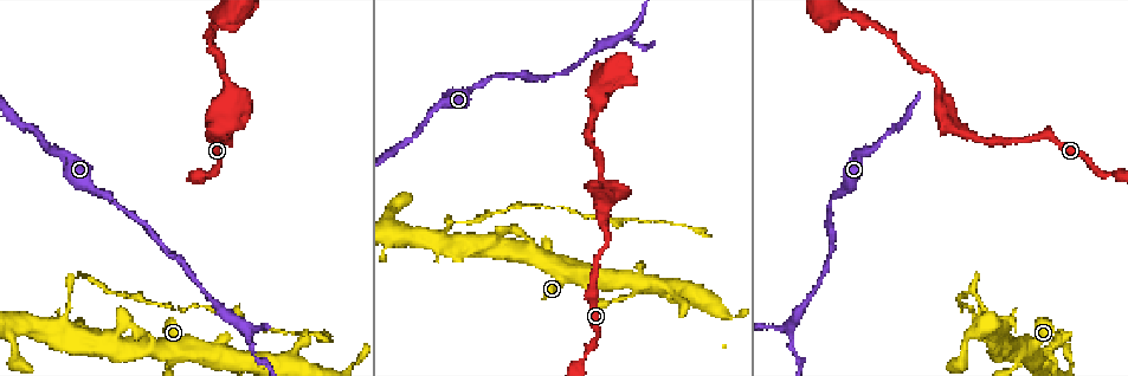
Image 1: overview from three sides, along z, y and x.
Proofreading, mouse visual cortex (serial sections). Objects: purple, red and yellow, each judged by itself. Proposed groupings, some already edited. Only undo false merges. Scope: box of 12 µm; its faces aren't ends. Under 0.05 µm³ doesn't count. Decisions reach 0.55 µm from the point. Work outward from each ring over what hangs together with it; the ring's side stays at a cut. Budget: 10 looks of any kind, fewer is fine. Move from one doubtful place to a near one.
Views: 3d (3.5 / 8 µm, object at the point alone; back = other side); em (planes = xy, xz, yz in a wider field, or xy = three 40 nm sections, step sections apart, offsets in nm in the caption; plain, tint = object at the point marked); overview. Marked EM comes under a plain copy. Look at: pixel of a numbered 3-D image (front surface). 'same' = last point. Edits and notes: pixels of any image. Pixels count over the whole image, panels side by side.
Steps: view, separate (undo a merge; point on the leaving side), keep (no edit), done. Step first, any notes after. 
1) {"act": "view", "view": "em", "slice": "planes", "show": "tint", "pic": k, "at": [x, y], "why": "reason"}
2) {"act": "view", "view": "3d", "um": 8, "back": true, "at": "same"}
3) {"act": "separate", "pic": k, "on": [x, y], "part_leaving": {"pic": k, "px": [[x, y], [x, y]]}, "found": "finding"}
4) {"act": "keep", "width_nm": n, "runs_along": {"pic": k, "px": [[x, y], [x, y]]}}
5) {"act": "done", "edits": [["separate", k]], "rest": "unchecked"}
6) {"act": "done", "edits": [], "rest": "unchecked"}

{"act": "view", "view": "3d", "um": 3.5, "pic": 1, "at": [84, 276]}

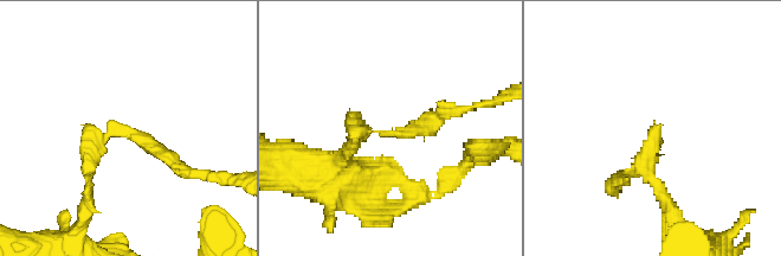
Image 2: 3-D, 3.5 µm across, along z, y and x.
{"act": "view", "view": "em", "slice": "xy", "step": 2, "show": "tint", "pic": 2, "at": [654, 133], "arm_widths_nm": [150, 200], "why": "now the EM"}

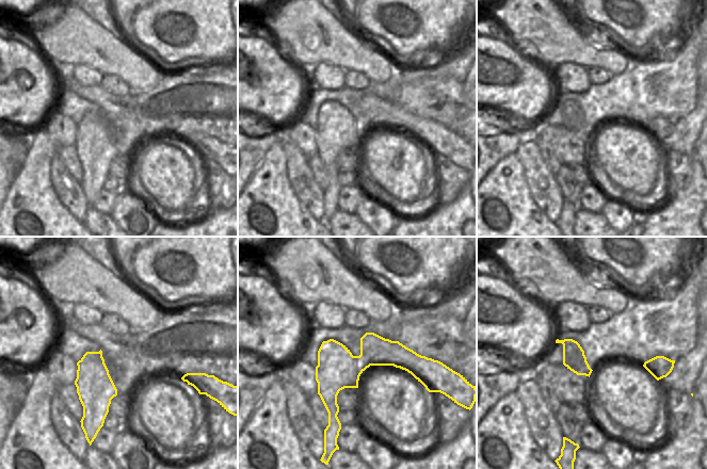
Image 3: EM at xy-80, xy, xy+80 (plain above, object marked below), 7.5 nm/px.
{"act": "view", "view": "em", "slice": "xy", "step": 5, "show": "tint", "at": "same"}

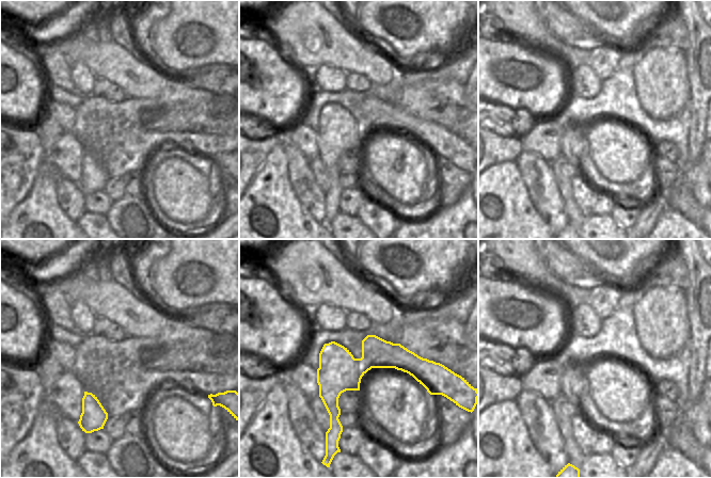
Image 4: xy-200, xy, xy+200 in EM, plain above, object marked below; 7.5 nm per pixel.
{"act": "separate", "pic": 2, "on": [411, 133], "part_leaving": {"pic": 2, "px": [[370, 130], [406, 134], [472, 107]]}, "found": "two cells meet here"}

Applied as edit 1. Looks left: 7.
{"act": "view", "view": "3d", "um": 3.5, "pic": 1, "at": [395, 234], "why": "abrupt turn"}

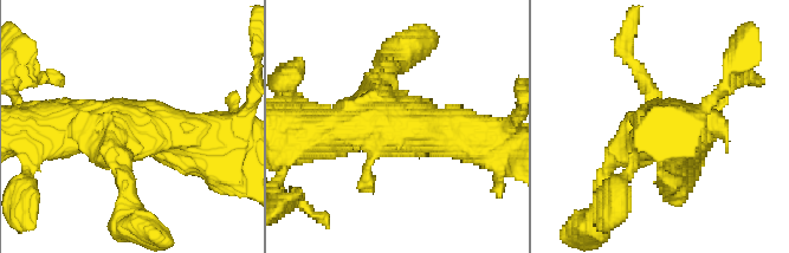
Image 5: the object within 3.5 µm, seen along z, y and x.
{"act": "keep", "runs_along": {"pic": 5, "px": [[470, 136], [389, 122], [386, 67]]}, "found": "all the same cell"}

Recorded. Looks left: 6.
{"act": "view", "view": "3d", "um": 3.5, "back": true, "pic": 1, "at": [604, 196], "why": "branch point"}

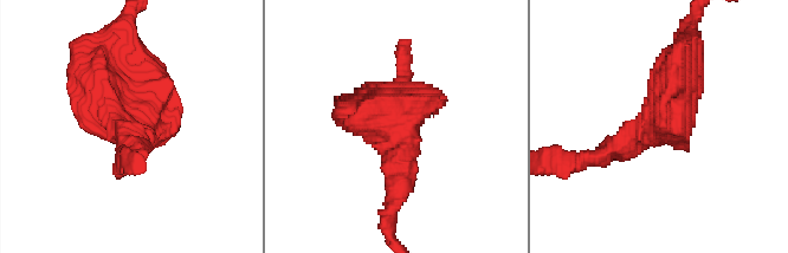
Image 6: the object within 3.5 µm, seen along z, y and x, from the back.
{"act": "view", "view": "em", "slice": "xy", "step": 1, "show": "tint", "pic": 6, "at": [386, 123]}

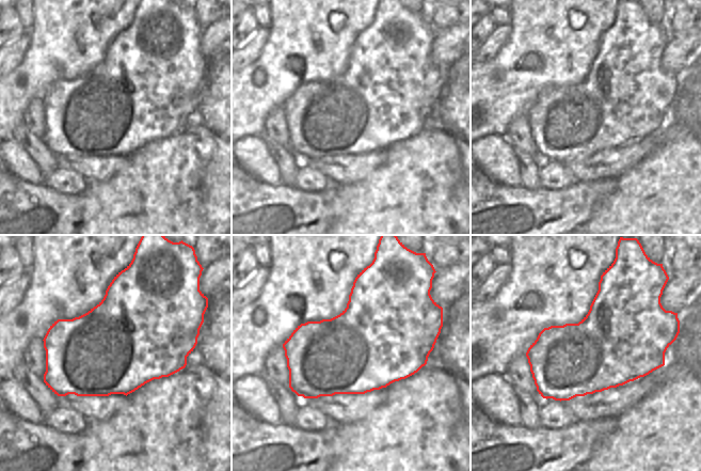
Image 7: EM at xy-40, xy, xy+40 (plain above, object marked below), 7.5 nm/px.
{"act": "keep", "runs_along": {"pic": 6, "px": [[599, 160], [669, 116], [686, 53]]}, "found": "one cell here"}

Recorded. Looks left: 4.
{"act": "view", "view": "overview", "why": "redraw"}

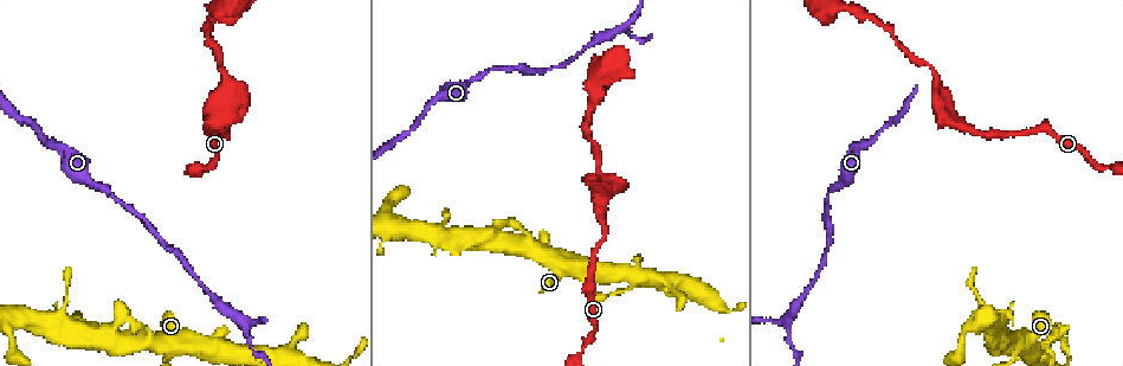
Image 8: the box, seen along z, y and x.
{"act": "view", "view": "3d", "um": 3.5, "pic": 8, "at": [239, 320], "why": "sudden change in width"}

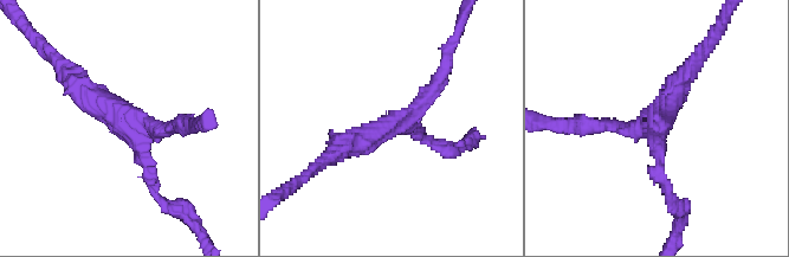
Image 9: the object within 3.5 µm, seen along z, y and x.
{"act": "view", "view": "em", "slice": "planes", "show": "tint", "pic": 9, "at": [658, 125], "why": "now the EM"}

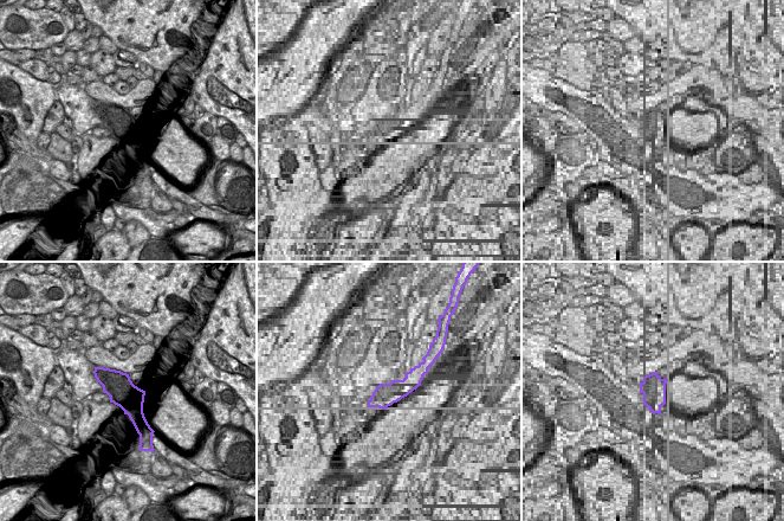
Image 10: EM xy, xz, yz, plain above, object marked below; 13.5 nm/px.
{"act": "keep", "runs_along": {"pic": 9, "px": [[66, 72], [136, 137], [154, 188]]}, "found": "all the same cell"}

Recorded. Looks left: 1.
{"act": "done", "edits": [["separate", 2]], "rest": "unchecked"}

